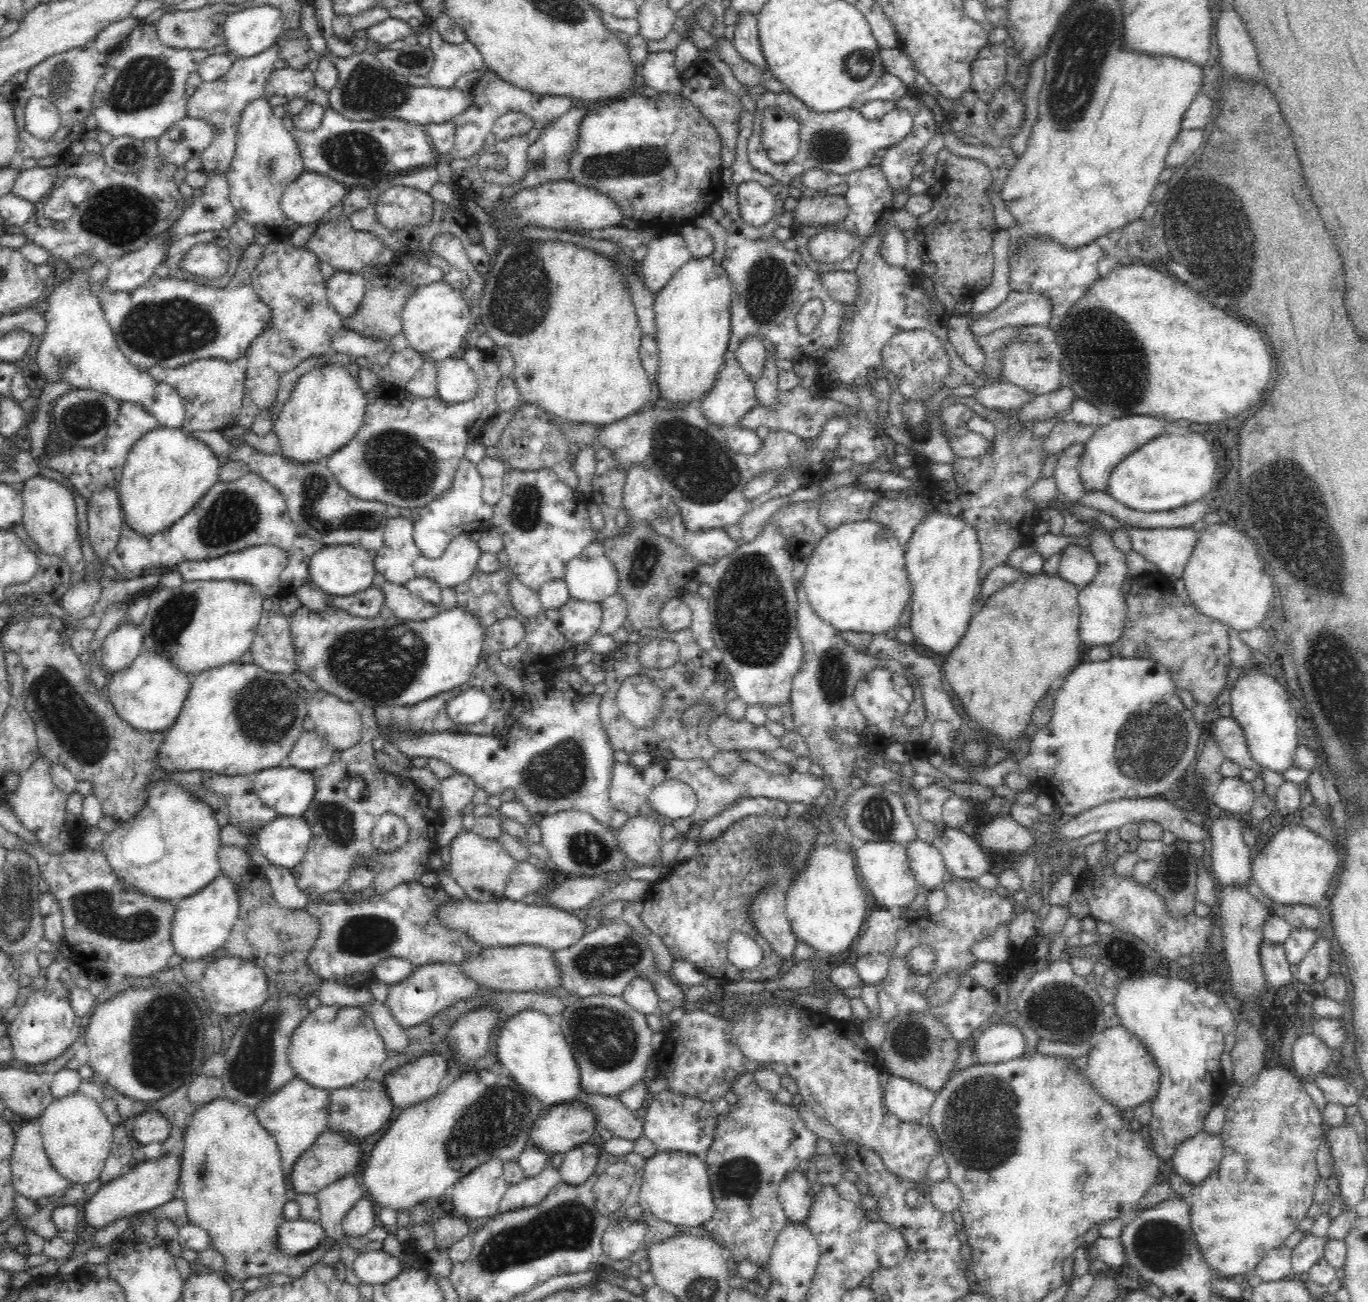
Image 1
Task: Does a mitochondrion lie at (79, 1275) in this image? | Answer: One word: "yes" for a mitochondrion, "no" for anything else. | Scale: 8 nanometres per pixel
no

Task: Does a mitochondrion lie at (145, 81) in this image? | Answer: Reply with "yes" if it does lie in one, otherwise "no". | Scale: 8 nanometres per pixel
yes

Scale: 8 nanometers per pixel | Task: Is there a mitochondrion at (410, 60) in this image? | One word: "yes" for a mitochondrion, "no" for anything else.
yes

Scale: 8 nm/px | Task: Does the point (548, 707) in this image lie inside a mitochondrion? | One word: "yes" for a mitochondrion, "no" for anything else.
no

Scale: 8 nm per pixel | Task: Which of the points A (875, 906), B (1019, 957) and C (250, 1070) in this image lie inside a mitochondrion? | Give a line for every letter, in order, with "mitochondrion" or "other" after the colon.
A: other
B: other
C: mitochondrion

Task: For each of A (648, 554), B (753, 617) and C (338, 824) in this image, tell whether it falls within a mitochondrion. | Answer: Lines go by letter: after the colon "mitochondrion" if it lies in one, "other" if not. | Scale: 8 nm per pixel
A: mitochondrion
B: mitochondrion
C: mitochondrion

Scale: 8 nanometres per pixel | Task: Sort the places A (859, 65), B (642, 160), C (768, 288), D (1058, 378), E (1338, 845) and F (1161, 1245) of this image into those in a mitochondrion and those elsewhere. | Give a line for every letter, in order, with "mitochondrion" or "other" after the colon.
A: mitochondrion
B: mitochondrion
C: mitochondrion
D: other
E: other
F: mitochondrion

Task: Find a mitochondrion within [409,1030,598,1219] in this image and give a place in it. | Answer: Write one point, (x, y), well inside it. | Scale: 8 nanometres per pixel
(493, 1123)

